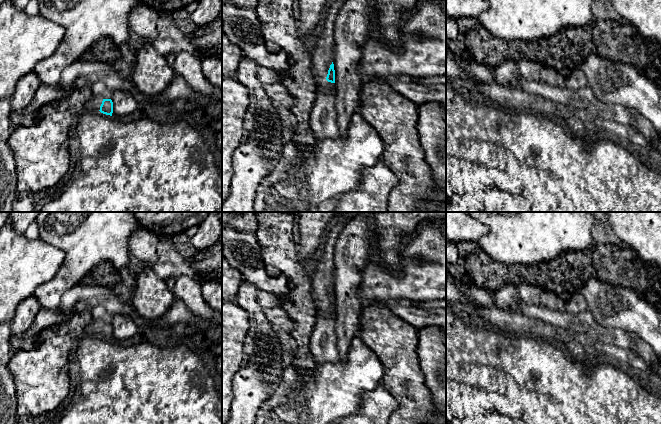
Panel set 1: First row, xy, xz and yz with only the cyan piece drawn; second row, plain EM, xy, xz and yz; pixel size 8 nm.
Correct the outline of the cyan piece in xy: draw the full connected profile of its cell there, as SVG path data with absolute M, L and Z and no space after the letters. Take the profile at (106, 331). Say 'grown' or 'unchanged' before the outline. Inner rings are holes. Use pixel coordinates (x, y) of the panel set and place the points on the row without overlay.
grown; M92 319L86 326L85 333L100 335L103 338L112 340L113 326L111 323L103 323L101 320Z

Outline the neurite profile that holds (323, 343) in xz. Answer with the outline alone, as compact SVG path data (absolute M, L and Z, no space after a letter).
M318 304L315 326L309 341L309 350L318 364L336 363L339 360L335 330L336 314L330 313L331 306Z

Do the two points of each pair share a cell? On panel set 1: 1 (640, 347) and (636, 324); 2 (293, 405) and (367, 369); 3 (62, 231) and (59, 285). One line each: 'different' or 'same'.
1: different
2: same
3: same

